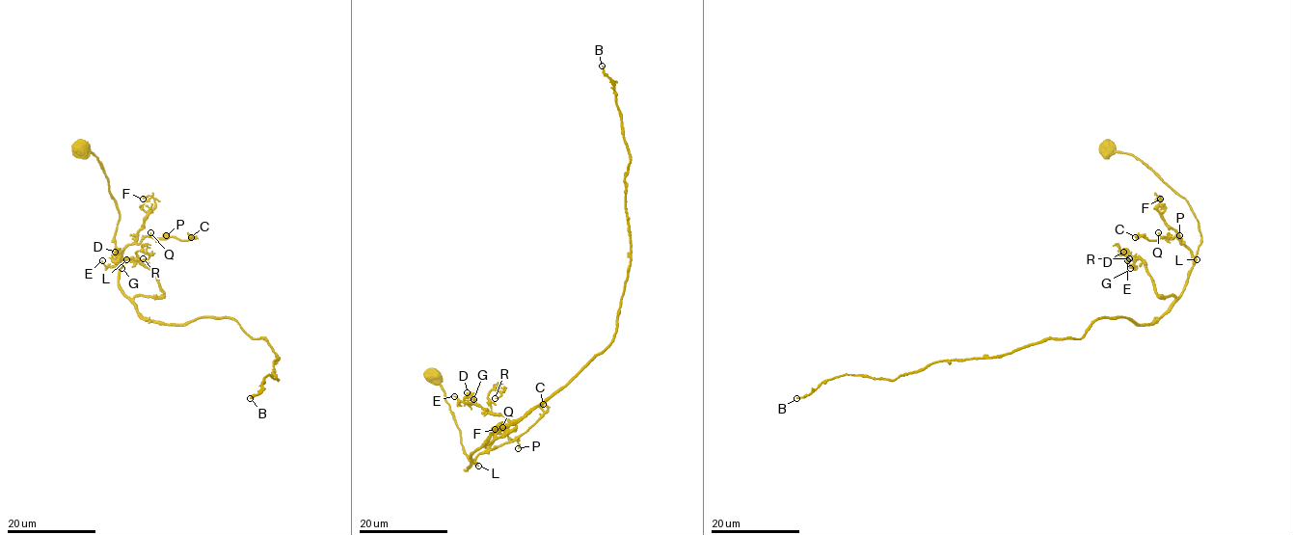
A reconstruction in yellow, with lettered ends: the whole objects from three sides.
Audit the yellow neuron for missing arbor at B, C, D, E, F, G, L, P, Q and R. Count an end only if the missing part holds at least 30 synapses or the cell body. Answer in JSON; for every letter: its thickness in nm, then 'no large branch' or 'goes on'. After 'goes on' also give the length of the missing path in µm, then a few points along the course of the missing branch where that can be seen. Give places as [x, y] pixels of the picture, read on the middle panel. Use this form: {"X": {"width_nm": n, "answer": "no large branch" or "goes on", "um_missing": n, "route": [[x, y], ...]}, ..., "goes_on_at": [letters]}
{"B": {"width_nm": 120, "answer": "goes on", "um_missing": 200}, "C": {"width_nm": 170, "answer": "no large branch"}, "D": {"width_nm": 190, "answer": "no large branch"}, "E": {"width_nm": 130, "answer": "no large branch"}, "F": {"width_nm": 180, "answer": "no large branch"}, "G": {"width_nm": 170, "answer": "no large branch"}, "L": {"width_nm": 240, "answer": "no large branch"}, "P": {"width_nm": 120, "answer": "no large branch"}, "Q": {"width_nm": 90, "answer": "no large branch"}, "R": {"width_nm": 120, "answer": "no large branch"}, "goes_on_at": ["B"]}

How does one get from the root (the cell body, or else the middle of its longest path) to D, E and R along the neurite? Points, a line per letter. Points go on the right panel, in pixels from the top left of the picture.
D: (1107, 148), (1110, 143), (1139, 158), (1178, 193), (1201, 237), (1177, 298), (1159, 296), (1144, 264), (1123, 252)
E: (1107, 148), (1110, 143), (1139, 158), (1178, 193), (1201, 237), (1177, 298), (1159, 296), (1144, 264), (1127, 260)
R: (1107, 148), (1139, 158), (1178, 193), (1201, 237), (1177, 298), (1159, 296), (1145, 265), (1120, 252), (1129, 258)

